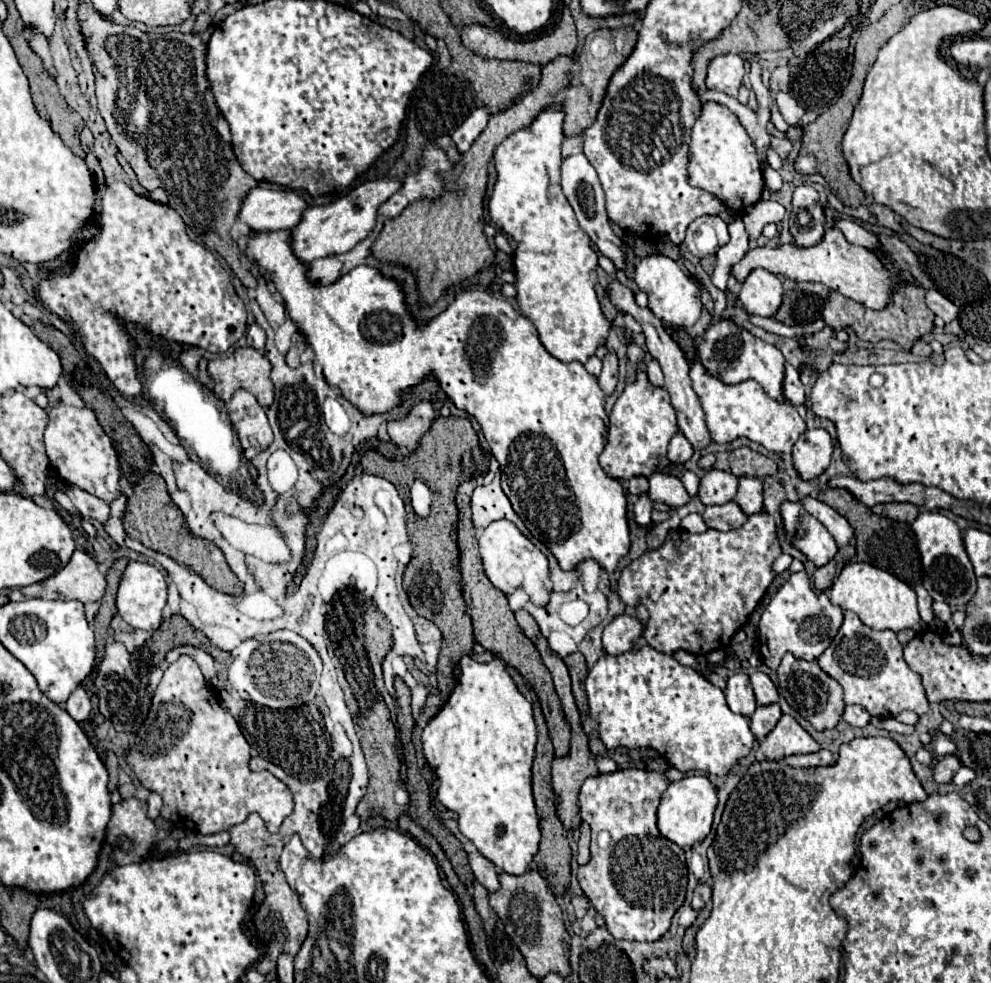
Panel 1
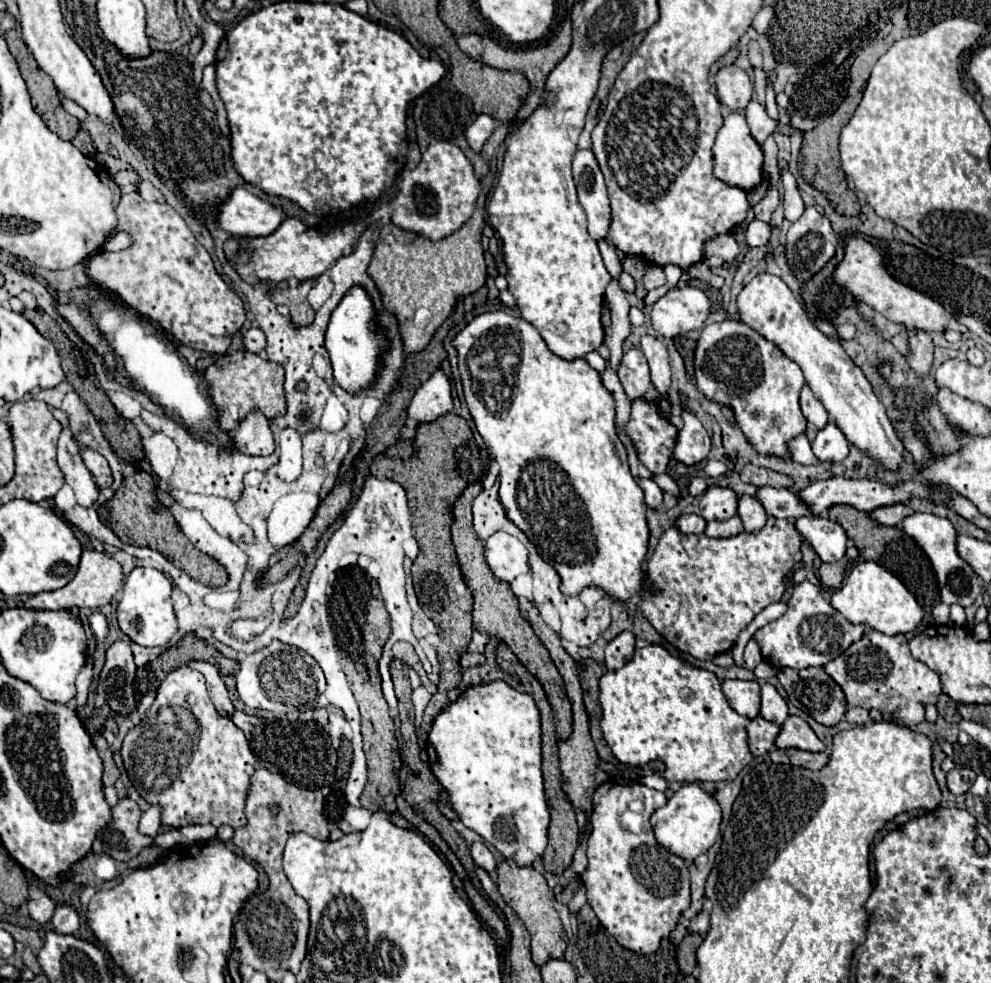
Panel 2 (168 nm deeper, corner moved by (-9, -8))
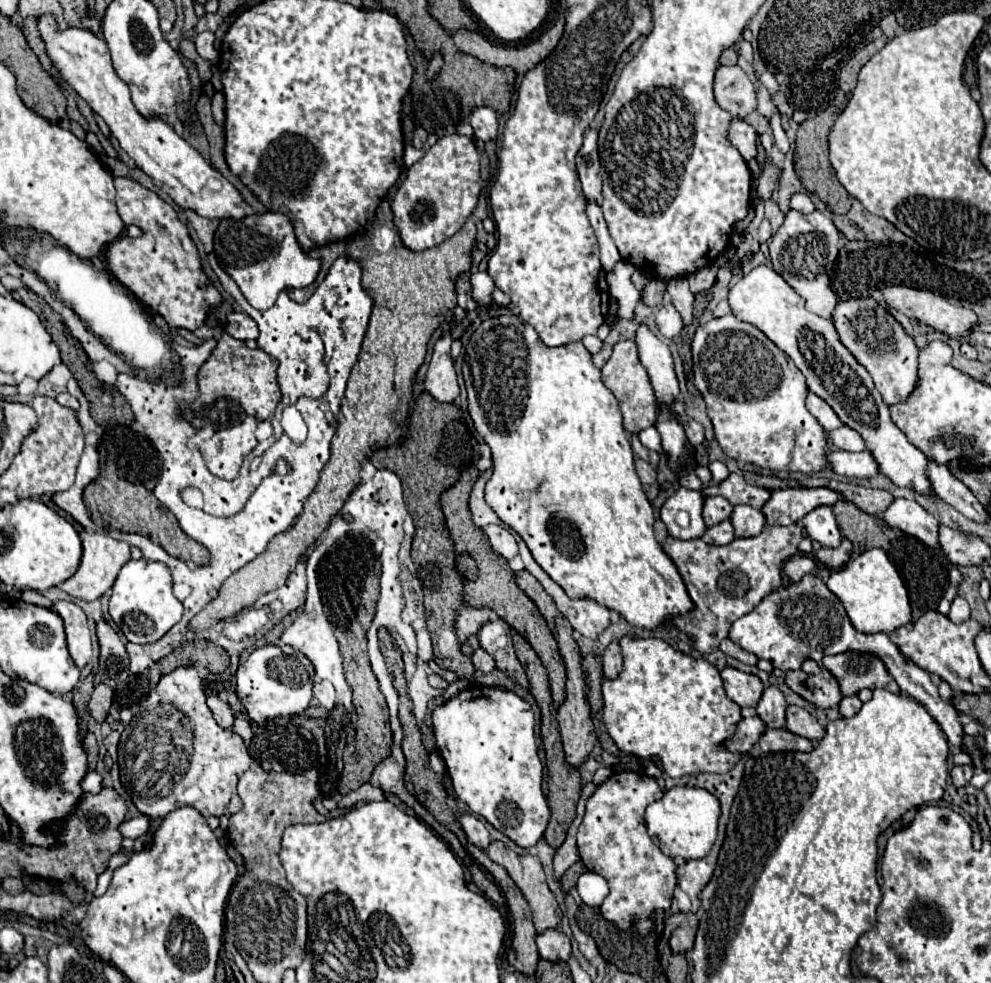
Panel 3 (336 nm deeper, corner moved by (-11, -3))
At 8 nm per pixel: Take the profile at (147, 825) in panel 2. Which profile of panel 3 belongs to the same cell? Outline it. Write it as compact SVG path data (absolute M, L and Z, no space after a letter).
M137 816L137 818L131 818L131 820L125 820L119 824L119 832L125 836L125 838L139 838L147 832L149 828L149 818L147 816Z

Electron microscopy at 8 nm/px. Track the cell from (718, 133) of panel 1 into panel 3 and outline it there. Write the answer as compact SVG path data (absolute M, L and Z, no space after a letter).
M733 120L729 126L729 138L731 138L731 144L741 152L745 160L751 160L757 156L757 132L747 122Z

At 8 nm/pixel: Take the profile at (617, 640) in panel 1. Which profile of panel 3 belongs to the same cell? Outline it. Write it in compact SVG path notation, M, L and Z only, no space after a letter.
M611 642L603 654L603 672L605 672L605 678L617 678L619 672L621 672L621 666L623 666L623 660L621 660L621 648L617 642Z

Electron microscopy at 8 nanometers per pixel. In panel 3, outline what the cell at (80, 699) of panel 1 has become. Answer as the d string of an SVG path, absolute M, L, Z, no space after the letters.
M59 600L53 610L61 616L63 624L65 624L65 636L67 636L67 648L71 658L75 660L75 664L79 668L83 668L91 656L93 656L93 640L91 640L91 630L87 624L87 618L83 614L83 610L73 604L73 602L65 602Z

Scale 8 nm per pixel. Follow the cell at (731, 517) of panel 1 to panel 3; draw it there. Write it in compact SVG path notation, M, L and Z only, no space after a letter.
M725 520L725 522L717 524L717 526L707 528L707 532L703 534L703 542L713 544L713 546L725 546L725 544L729 544L733 538L735 538L735 534L733 534L733 524L731 524L729 520Z

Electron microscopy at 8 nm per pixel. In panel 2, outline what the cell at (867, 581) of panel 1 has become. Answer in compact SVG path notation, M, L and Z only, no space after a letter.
M857 563L843 581L841 589L831 593L831 605L851 623L865 623L885 635L899 635L915 631L923 619L923 609L907 587L877 563Z

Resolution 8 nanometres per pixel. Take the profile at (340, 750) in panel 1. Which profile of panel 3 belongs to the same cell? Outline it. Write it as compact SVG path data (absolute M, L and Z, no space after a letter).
M321 680L321 682L313 682L313 694L319 698L319 702L323 704L325 710L331 710L335 706L335 690L333 690L333 684L327 682L327 680Z

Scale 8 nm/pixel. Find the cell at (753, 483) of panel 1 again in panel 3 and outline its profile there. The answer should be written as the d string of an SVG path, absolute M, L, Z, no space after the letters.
M735 506L733 514L731 514L731 524L735 528L737 538L749 538L749 536L761 534L761 530L765 526L765 516L757 508Z

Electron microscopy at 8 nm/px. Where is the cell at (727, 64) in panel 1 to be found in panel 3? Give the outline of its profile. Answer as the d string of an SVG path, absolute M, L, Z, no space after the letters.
M719 66L715 74L715 100L733 118L747 120L757 108L755 86L739 66Z

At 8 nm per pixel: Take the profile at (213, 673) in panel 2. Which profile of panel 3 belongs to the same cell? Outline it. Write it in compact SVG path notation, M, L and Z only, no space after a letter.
M209 696L207 698L207 706L215 718L215 722L221 726L221 728L231 728L233 726L233 712L229 708L227 702L221 702L219 696Z

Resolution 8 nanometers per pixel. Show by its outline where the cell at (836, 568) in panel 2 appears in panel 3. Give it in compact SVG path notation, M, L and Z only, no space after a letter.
M843 538L837 548L819 548L815 552L815 558L829 570L837 570L837 568L845 566L847 560L851 558L851 542L847 538Z

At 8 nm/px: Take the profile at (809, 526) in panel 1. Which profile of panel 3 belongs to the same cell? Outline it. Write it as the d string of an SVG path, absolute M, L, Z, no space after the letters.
M819 506L819 508L811 510L801 520L801 524L805 526L807 536L811 540L817 540L821 546L827 546L827 548L839 546L841 532L837 528L837 522L835 522L835 516L833 516L831 506Z

